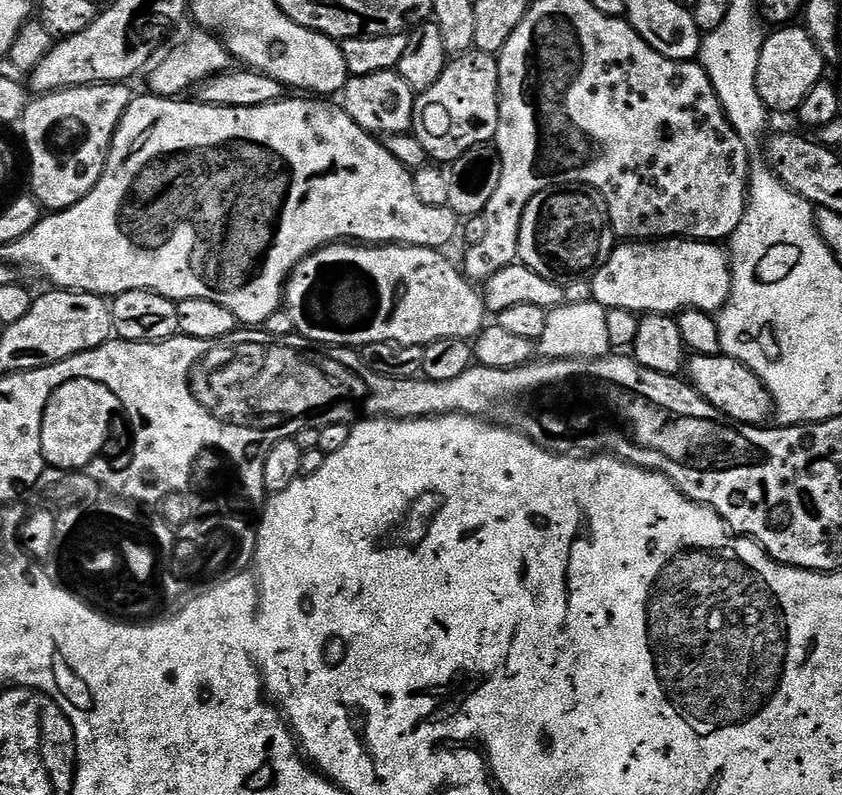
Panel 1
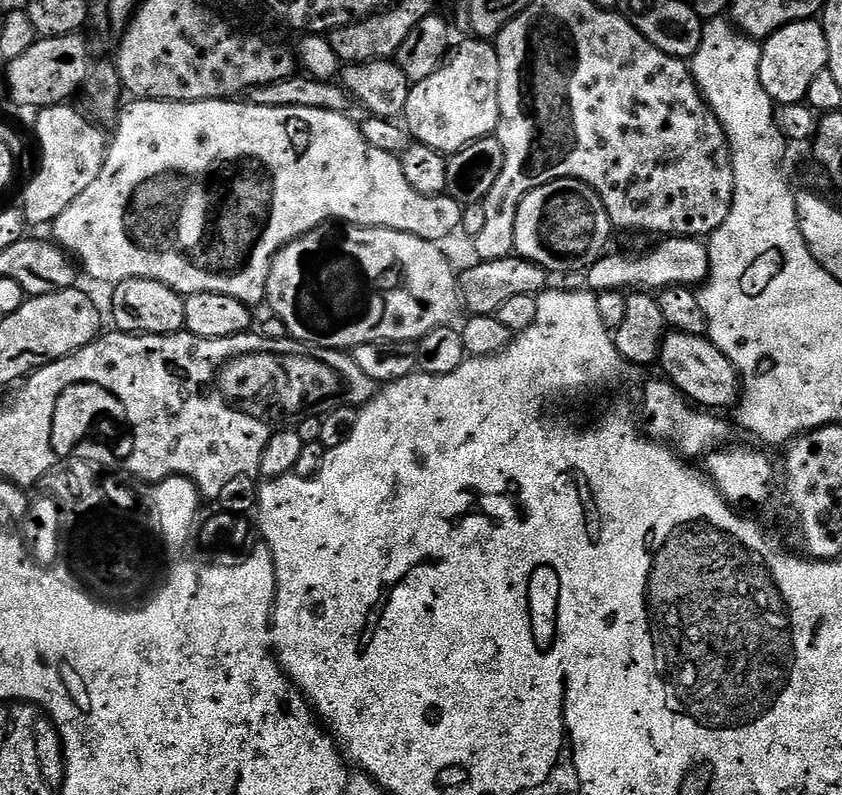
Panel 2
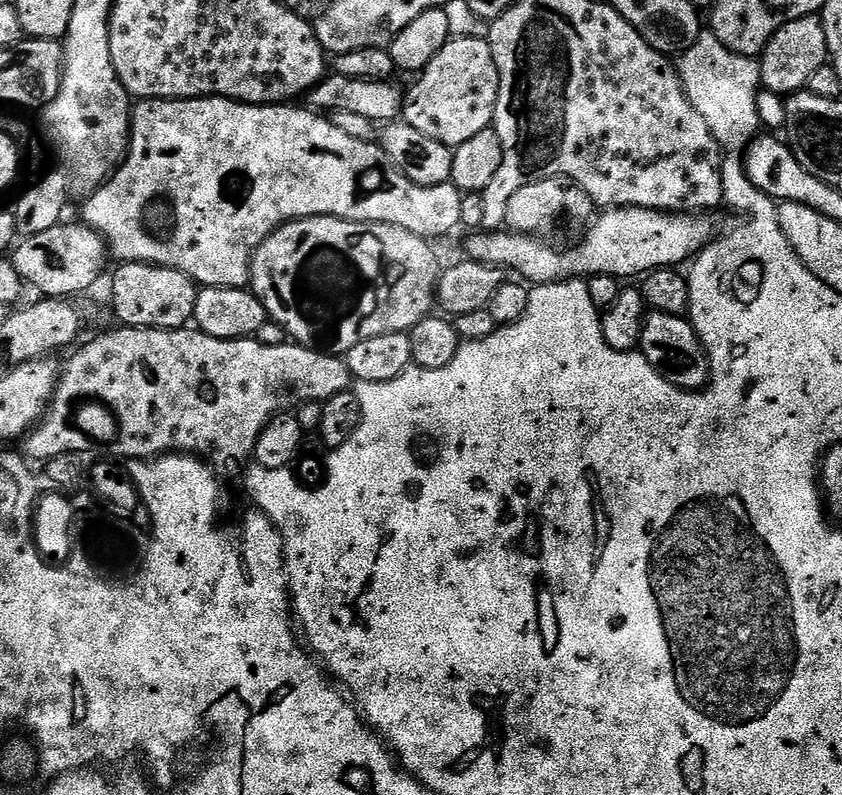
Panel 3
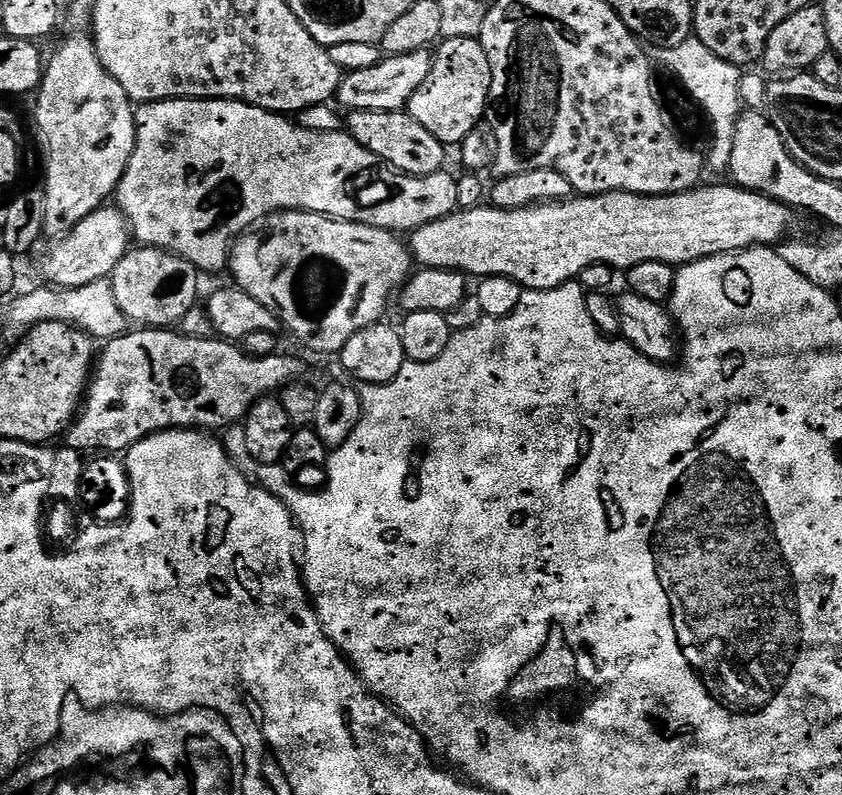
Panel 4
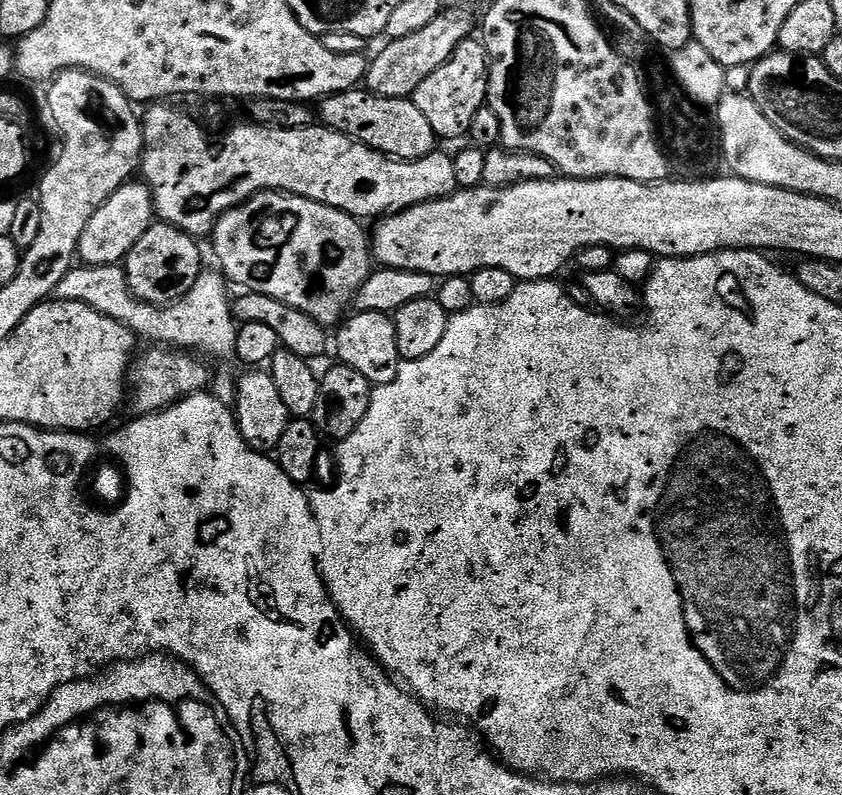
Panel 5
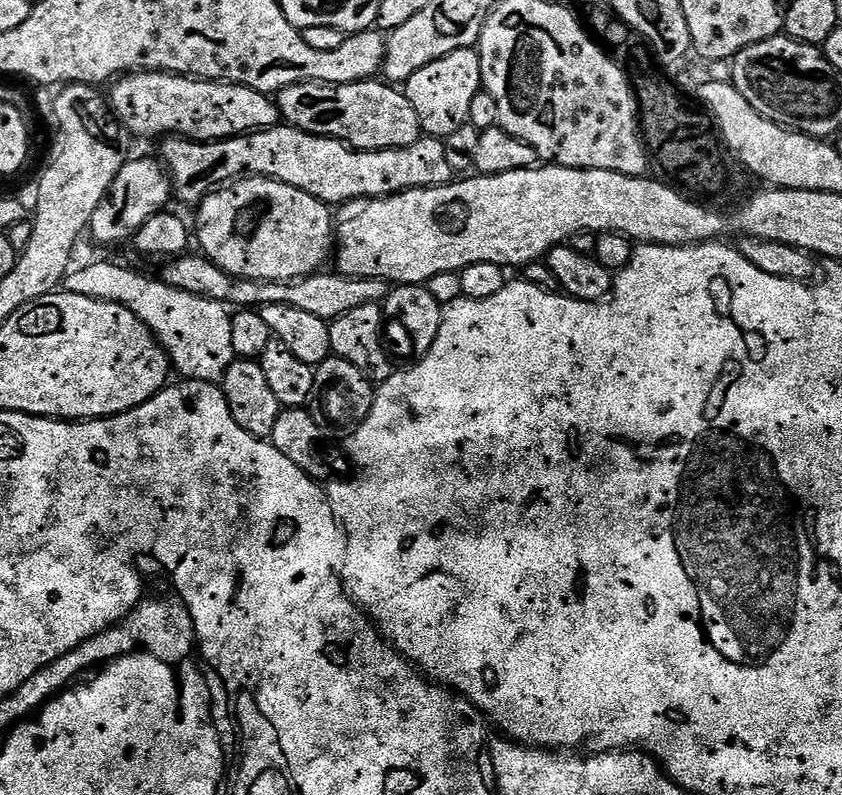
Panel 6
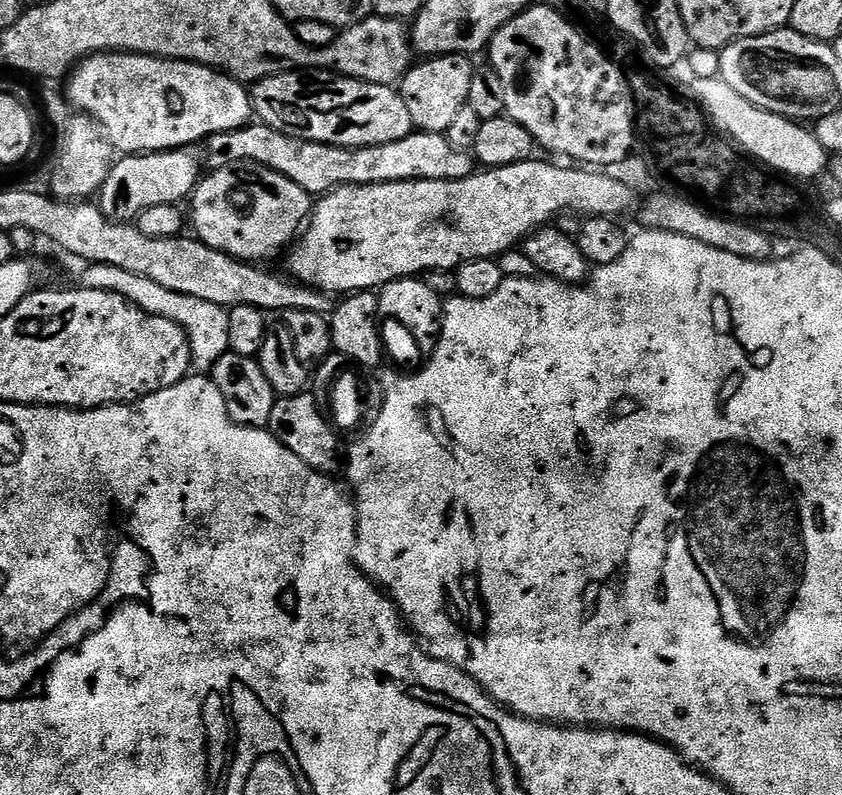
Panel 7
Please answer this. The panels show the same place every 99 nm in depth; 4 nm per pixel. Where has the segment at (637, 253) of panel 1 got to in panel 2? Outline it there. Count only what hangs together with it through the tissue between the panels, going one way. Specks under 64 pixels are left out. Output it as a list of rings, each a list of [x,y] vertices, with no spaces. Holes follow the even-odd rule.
[[[664,238],[645,256],[606,254],[586,273],[587,287],[593,293],[621,290],[659,290],[681,286],[700,286],[708,278],[708,246],[696,238]]]

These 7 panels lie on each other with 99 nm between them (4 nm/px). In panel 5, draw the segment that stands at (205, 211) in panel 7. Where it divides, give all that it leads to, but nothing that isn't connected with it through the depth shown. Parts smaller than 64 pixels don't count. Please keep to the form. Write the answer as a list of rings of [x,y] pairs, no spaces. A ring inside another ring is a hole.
[[[259,192],[258,195],[251,196],[244,203],[239,204],[237,208],[232,208],[229,212],[223,212],[212,228],[210,241],[212,240],[212,248],[216,251],[216,260],[220,263],[218,265],[219,271],[231,283],[233,280],[234,283],[241,284],[241,289],[257,292],[258,294],[266,294],[270,298],[278,298],[278,302],[282,302],[294,310],[300,310],[302,314],[308,314],[310,318],[323,326],[330,326],[330,324],[332,324],[331,326],[336,326],[345,319],[356,292],[362,286],[362,282],[366,282],[368,275],[374,270],[374,257],[370,247],[370,238],[366,233],[366,228],[364,232],[364,228],[365,225],[357,220],[355,216],[346,214],[337,208],[331,208],[325,204],[314,202],[310,198],[302,198],[289,192]]]

